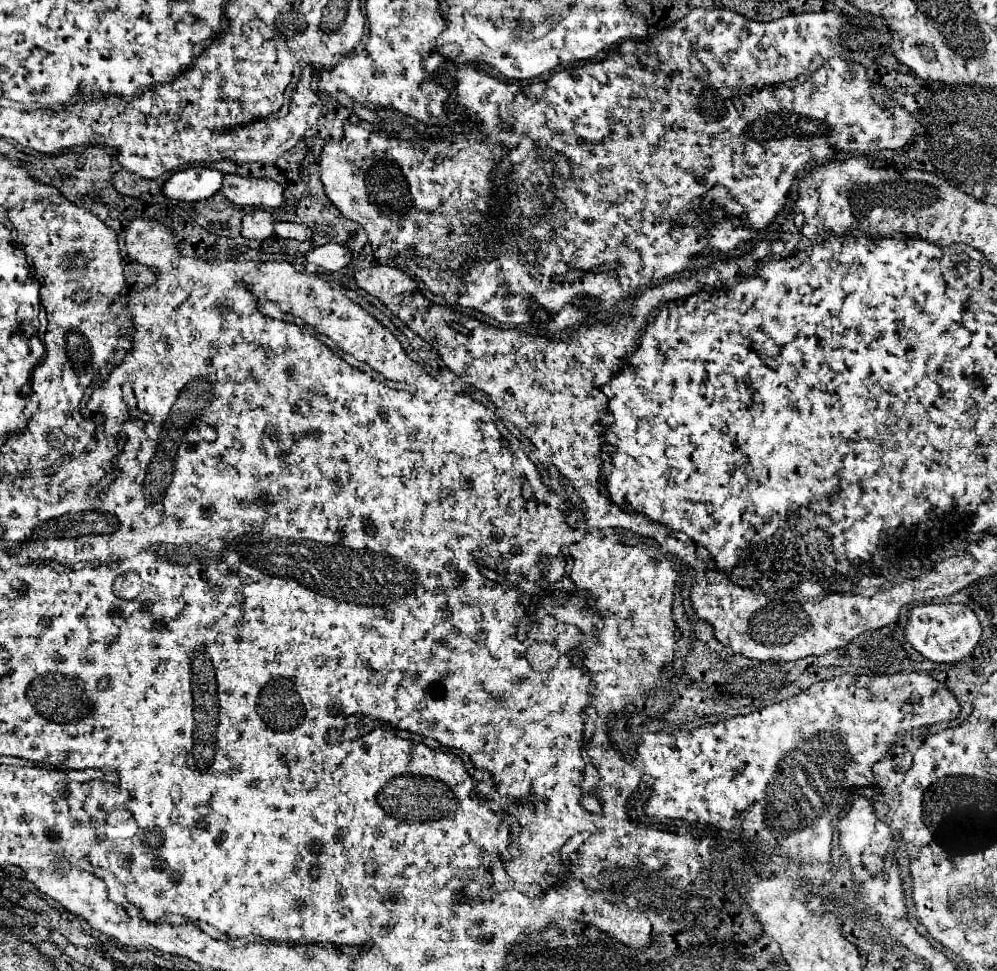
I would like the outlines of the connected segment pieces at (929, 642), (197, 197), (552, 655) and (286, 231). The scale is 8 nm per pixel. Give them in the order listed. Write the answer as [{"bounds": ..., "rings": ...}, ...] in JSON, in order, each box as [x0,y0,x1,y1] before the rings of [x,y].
[{"bounds":[905,603,981,663],"rings":[[[961,603],[947,605],[919,605],[909,611],[909,623],[905,627],[907,641],[929,661],[935,663],[959,663],[969,657],[981,639],[981,623],[977,615]]]},{"bounds":[163,167,223,201],"rings":[[[189,167],[177,171],[165,185],[163,193],[179,201],[201,201],[215,195],[221,187],[223,173],[207,167]]]},{"bounds":[523,645,559,673],"rings":[[[531,645],[531,647],[523,647],[525,651],[525,659],[529,661],[529,665],[535,669],[535,671],[541,671],[541,673],[547,673],[551,671],[557,661],[559,661],[559,651],[555,649],[555,645]]]},{"bounds":[275,223,311,241],"rings":[[[275,223],[275,233],[285,239],[297,239],[297,241],[309,241],[311,229],[307,225],[299,223]]]}]

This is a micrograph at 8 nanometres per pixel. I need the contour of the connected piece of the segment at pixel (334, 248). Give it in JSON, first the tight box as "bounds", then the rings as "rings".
{"bounds":[307,243,353,271],"rings":[[[327,243],[327,245],[315,247],[307,253],[309,263],[315,263],[327,271],[339,271],[345,265],[349,265],[351,259],[353,259],[351,251],[343,245],[337,245],[337,243]]]}

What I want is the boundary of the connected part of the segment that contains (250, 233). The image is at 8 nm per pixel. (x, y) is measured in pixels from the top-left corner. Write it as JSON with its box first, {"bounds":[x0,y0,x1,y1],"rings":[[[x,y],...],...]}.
{"bounds":[241,209,273,241],"rings":[[[255,209],[251,213],[247,213],[243,217],[243,227],[241,227],[241,235],[247,239],[257,239],[263,241],[273,233],[273,219],[269,211],[263,209]]]}

